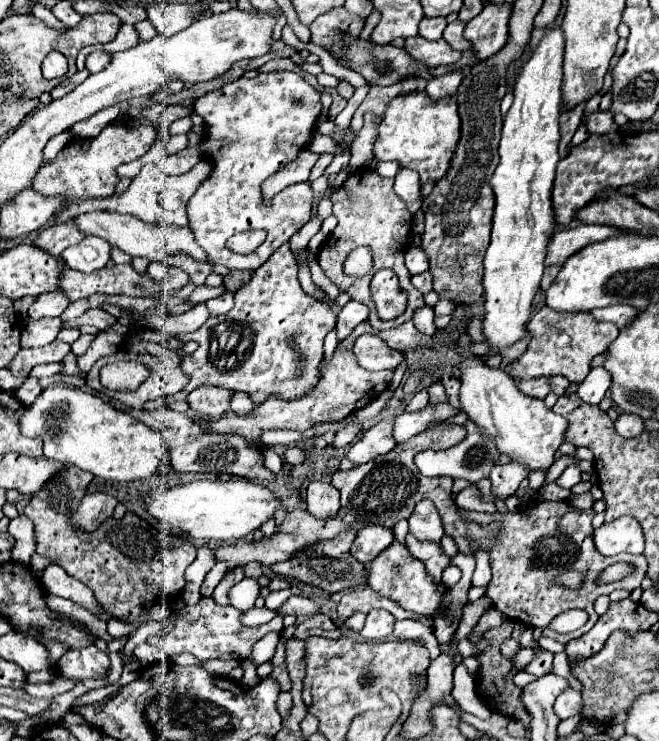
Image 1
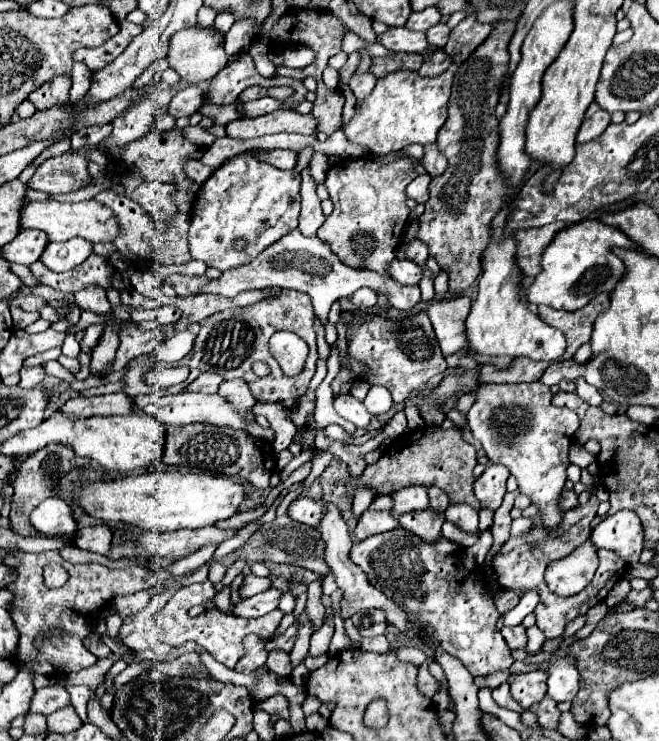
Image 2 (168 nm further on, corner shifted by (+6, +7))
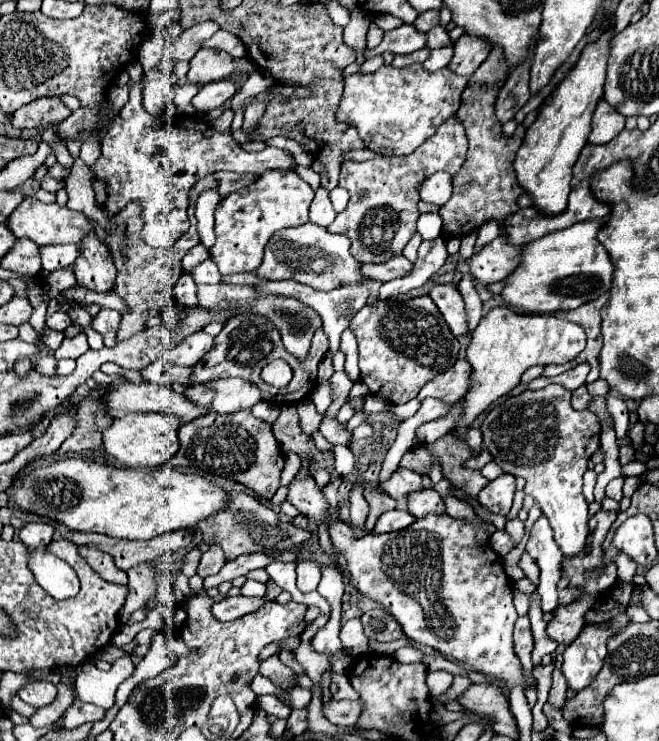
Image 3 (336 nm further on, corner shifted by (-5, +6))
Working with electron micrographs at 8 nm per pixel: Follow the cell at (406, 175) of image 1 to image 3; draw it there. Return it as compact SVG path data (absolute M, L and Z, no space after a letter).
M435 172L421 184L421 200L443 206L451 198L451 176L447 172Z

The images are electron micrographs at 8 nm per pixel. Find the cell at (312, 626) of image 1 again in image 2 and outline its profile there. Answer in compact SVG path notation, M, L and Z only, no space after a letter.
M294 621L294 625L290 625L290 627L286 629L286 633L282 633L280 637L276 637L274 641L268 641L268 643L266 643L266 649L268 649L268 651L274 651L274 649L292 651L294 641L296 641L296 635L298 635L298 627L300 627L300 623Z

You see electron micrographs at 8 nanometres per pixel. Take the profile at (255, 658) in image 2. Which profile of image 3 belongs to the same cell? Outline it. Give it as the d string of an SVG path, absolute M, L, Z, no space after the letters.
M275 654L275 656L269 656L267 660L261 662L259 674L267 676L267 678L269 678L275 686L279 686L283 692L289 692L289 690L295 686L295 672L293 672L289 666L285 666L285 664L279 660L277 654Z

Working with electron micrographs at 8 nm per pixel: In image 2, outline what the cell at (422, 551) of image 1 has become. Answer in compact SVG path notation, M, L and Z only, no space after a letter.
M430 507L424 511L404 513L398 521L402 529L408 529L408 533L416 533L416 537L420 537L422 541L436 541L436 537L442 537L440 529L446 519Z

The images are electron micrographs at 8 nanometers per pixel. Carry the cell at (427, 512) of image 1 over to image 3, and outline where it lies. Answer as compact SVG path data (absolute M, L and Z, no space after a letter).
M397 468L391 478L387 482L383 482L379 486L383 492L387 492L391 498L399 500L401 504L407 500L407 494L409 492L415 492L415 490L421 490L421 476L413 470L401 470Z

